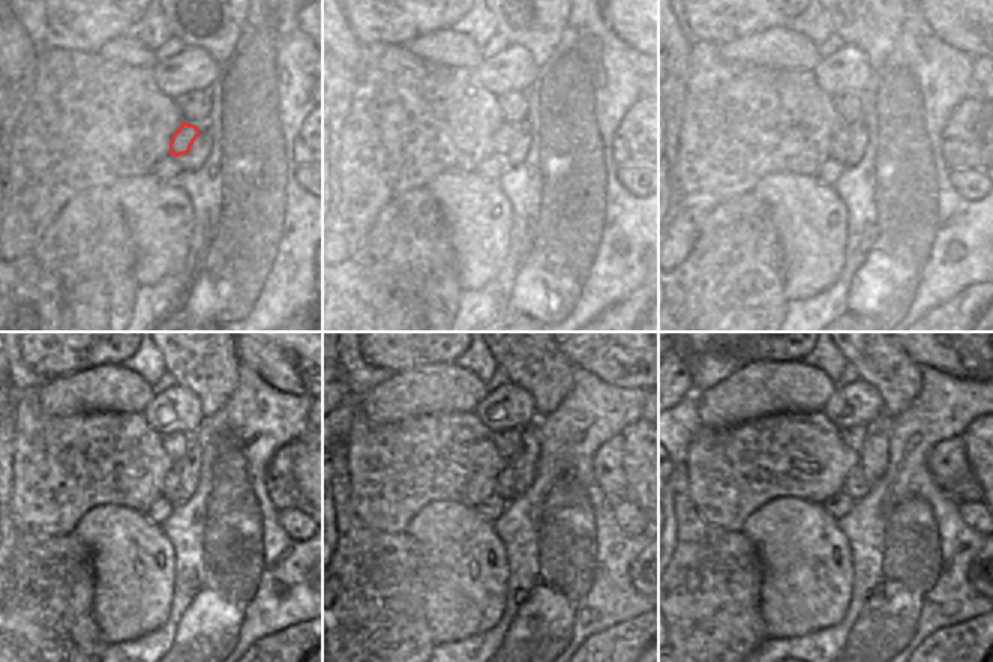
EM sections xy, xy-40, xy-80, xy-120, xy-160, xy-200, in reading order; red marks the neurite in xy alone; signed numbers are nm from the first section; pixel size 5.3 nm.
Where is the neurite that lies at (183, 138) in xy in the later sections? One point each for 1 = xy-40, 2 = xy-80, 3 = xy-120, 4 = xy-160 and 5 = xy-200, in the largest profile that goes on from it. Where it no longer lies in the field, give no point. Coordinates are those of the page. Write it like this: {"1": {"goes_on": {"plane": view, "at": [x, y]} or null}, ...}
{"1": {"goes_on": {"plane": "xy-40", "at": [501, 143]}}, "2": {"goes_on": {"plane": "xy-80", "at": [840, 144]}}, "3": {"goes_on": {"plane": "xy-120", "at": [170, 485]}}, "4": {"goes_on": {"plane": "xy-160", "at": [504, 487]}}, "5": {"goes_on": {"plane": "xy-200", "at": [855, 485]}}}

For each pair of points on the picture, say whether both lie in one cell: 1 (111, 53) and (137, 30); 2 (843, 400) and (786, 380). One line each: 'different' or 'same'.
1: different
2: different

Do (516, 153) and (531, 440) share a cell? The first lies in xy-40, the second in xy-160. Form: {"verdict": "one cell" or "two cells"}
{"verdict": "one cell"}

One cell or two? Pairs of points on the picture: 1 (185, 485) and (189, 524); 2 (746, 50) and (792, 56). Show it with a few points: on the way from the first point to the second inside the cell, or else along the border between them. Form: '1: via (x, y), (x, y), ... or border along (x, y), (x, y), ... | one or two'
1: border along (200, 467), (200, 479), (195, 488), (179, 503) | two
2: via (758, 50), (780, 50) | one

